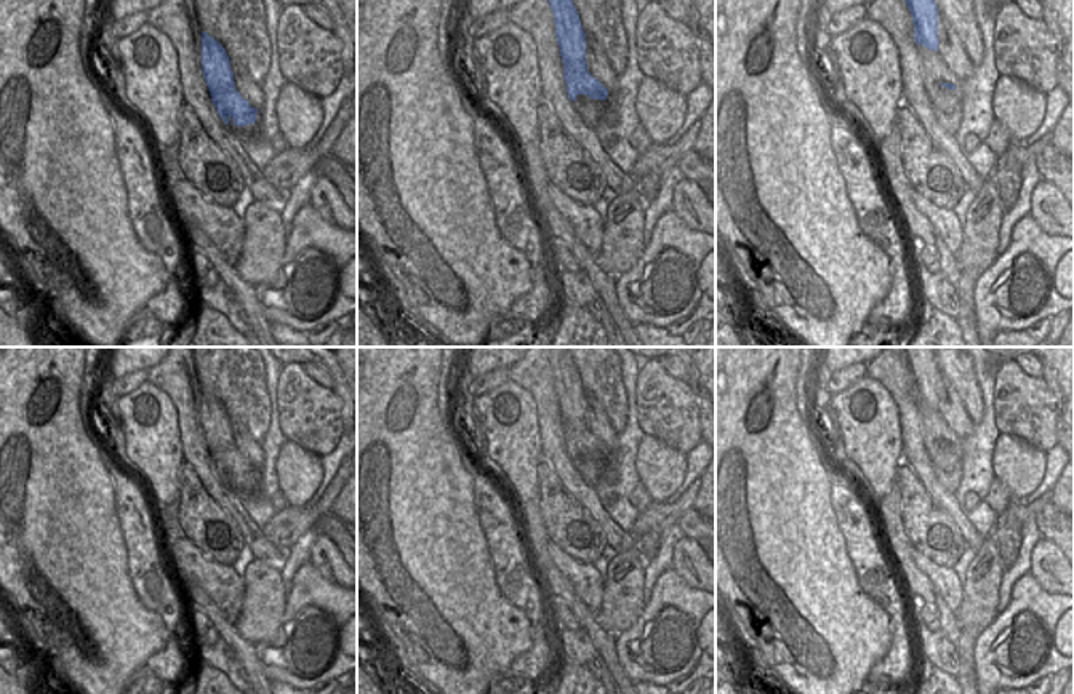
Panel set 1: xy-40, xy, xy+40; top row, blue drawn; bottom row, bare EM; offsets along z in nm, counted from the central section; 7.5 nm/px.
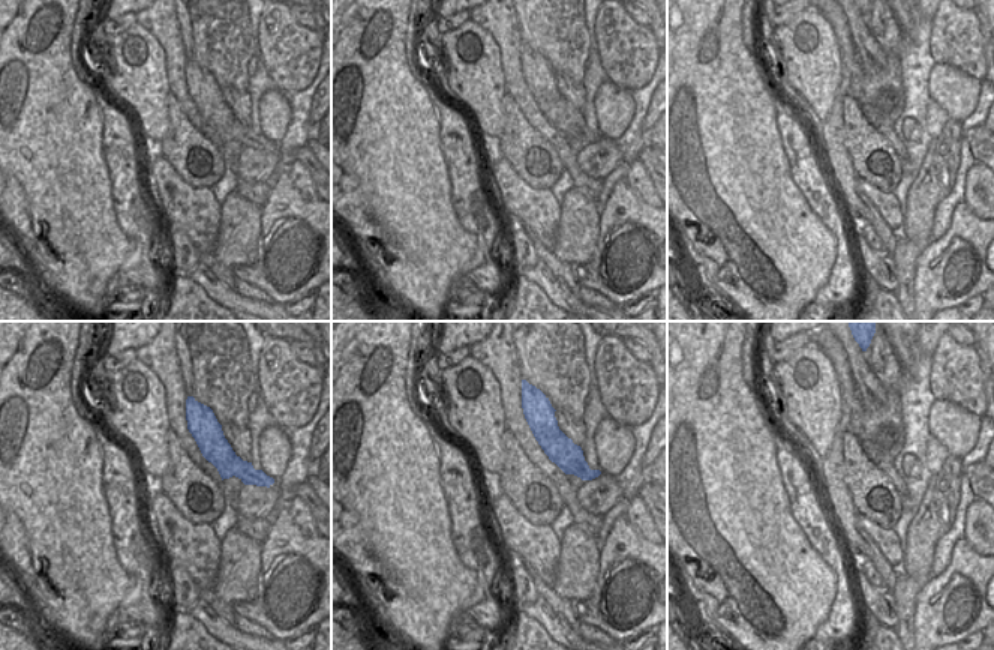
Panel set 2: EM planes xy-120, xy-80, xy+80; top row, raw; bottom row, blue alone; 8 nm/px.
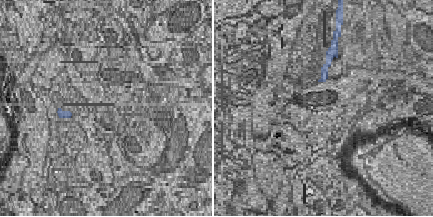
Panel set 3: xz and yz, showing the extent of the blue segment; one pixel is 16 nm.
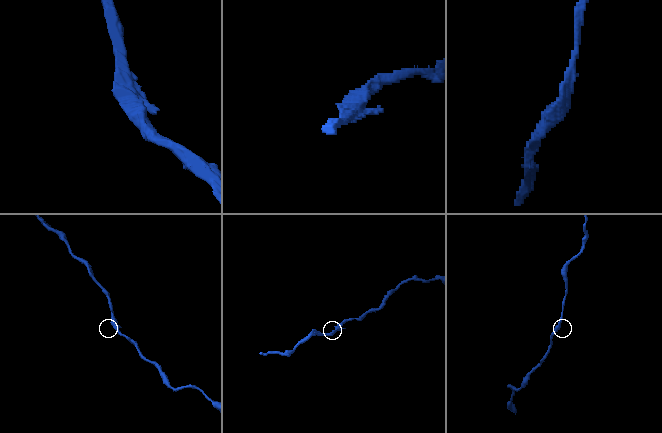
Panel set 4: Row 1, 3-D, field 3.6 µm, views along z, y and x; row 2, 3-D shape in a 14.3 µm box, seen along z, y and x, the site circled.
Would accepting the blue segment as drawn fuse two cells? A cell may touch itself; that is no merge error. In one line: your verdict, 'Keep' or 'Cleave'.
Keep

